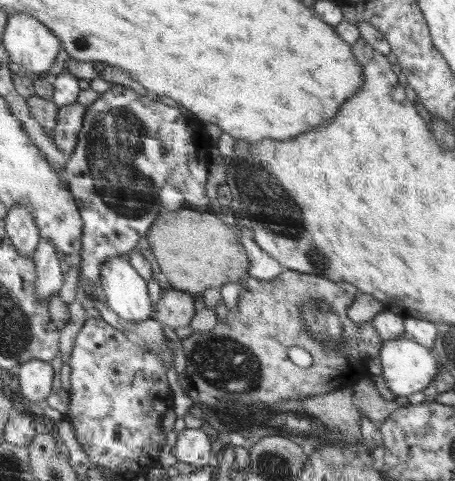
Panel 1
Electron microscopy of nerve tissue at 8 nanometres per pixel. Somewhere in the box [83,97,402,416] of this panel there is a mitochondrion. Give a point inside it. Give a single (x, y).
(233, 371)

